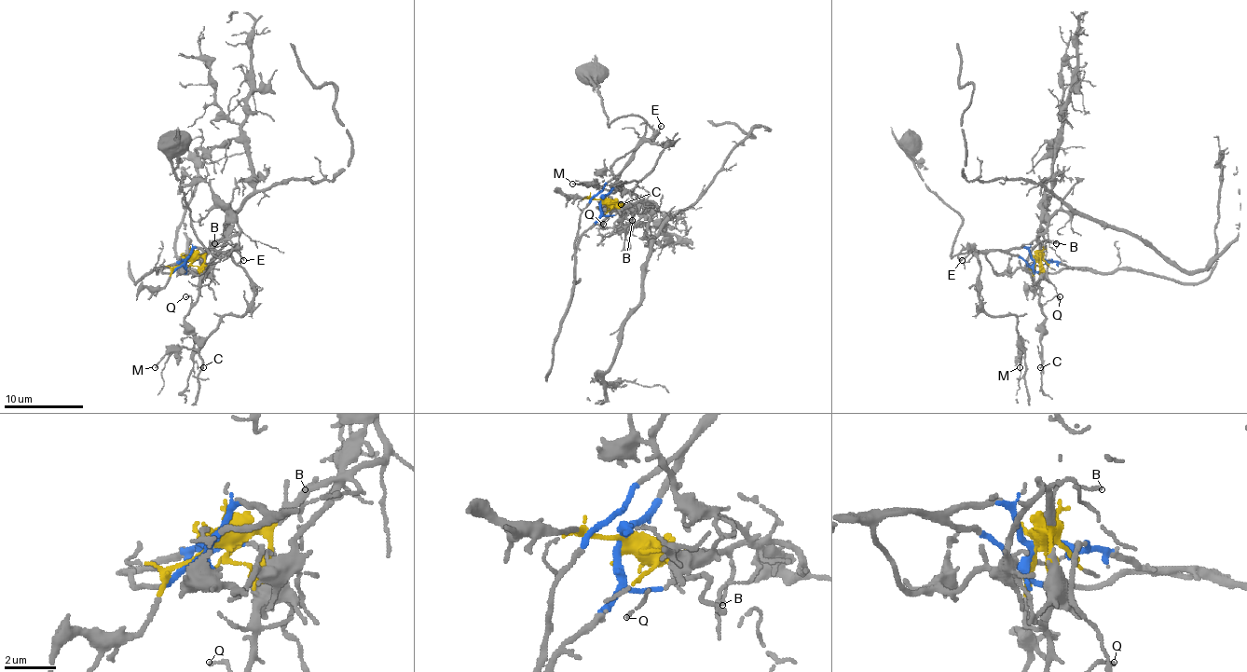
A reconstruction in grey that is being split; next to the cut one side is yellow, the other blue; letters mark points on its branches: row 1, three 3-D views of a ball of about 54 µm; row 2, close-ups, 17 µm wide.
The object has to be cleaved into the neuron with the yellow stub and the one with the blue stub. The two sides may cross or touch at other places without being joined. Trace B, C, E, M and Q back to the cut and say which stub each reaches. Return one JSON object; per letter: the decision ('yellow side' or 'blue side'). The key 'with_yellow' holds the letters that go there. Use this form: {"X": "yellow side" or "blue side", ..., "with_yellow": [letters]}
{"B": "yellow side", "C": "yellow side", "E": "blue side", "M": "blue side", "Q": "yellow side", "with_yellow": ["B", "C", "Q"]}

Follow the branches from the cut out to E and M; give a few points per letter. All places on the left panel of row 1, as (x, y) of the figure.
E: (184, 259), (196, 247), (219, 252), (235, 250), (243, 259)
M: (184, 259), (196, 247), (223, 252), (249, 279), (253, 305), (223, 316), (198, 348), (170, 349), (154, 367)

